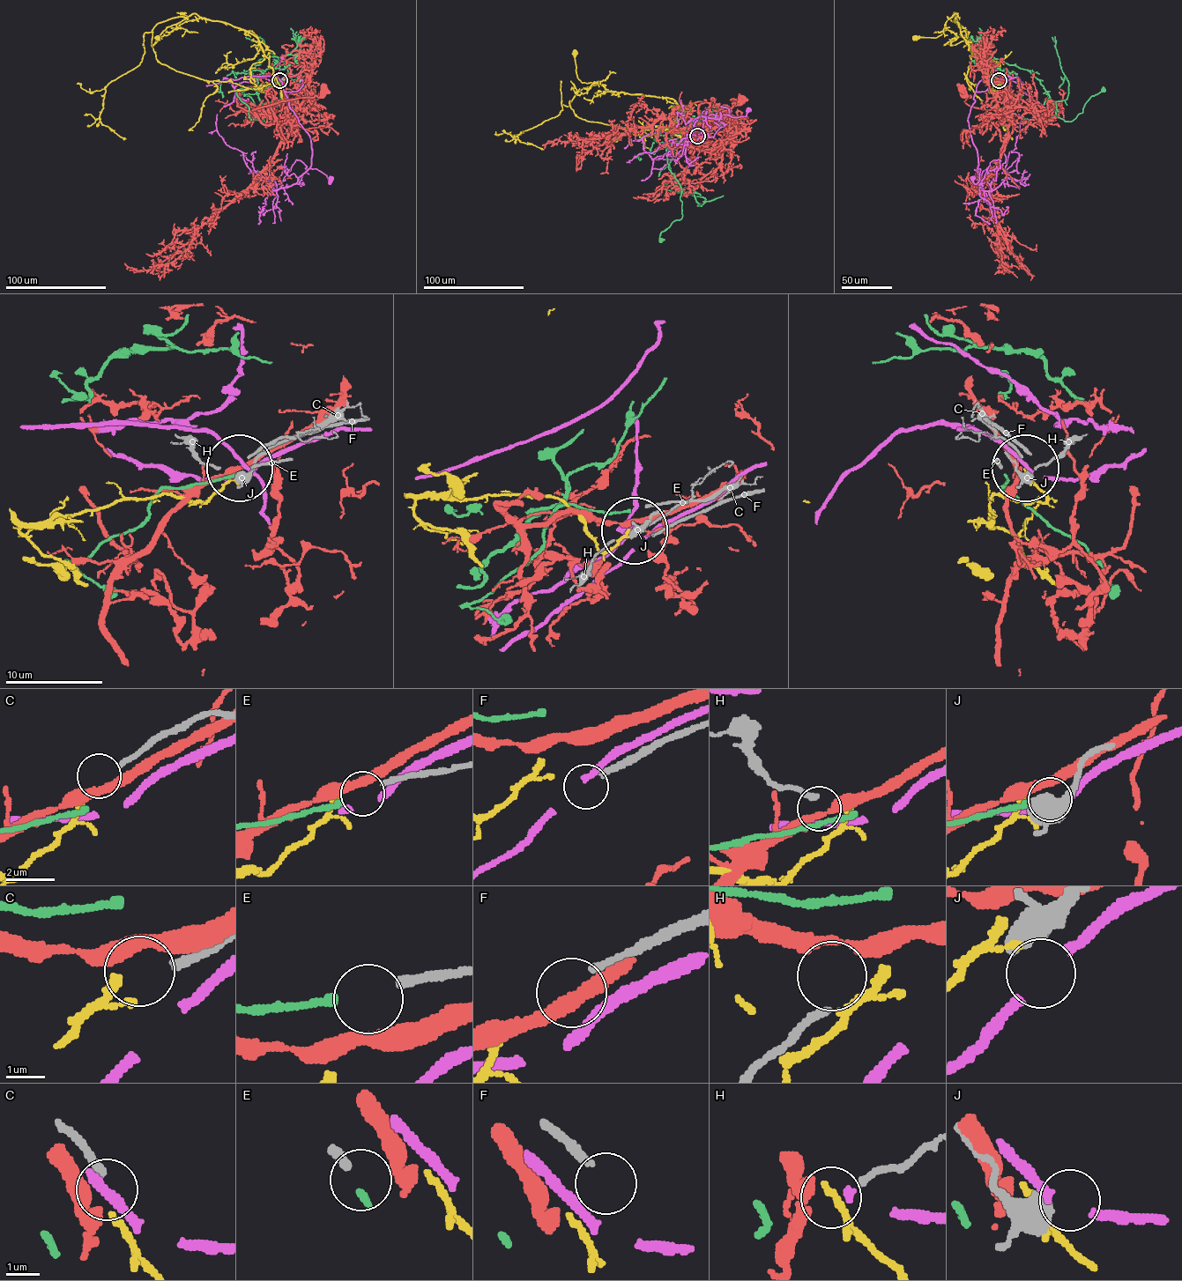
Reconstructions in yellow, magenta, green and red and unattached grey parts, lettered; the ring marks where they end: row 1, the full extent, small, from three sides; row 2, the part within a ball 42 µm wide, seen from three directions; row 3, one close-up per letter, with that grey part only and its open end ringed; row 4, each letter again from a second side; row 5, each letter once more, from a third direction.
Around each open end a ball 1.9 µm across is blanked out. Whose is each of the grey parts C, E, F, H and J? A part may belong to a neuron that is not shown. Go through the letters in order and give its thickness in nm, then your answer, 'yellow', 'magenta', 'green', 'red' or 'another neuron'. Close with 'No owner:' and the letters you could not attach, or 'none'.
C: calibre 220 nm; yellow
E: calibre 240 nm; green
F: calibre 190 nm; another neuron
H: calibre 190 nm; red
J: calibre 700 nm; another neuron
No owner: F, J

